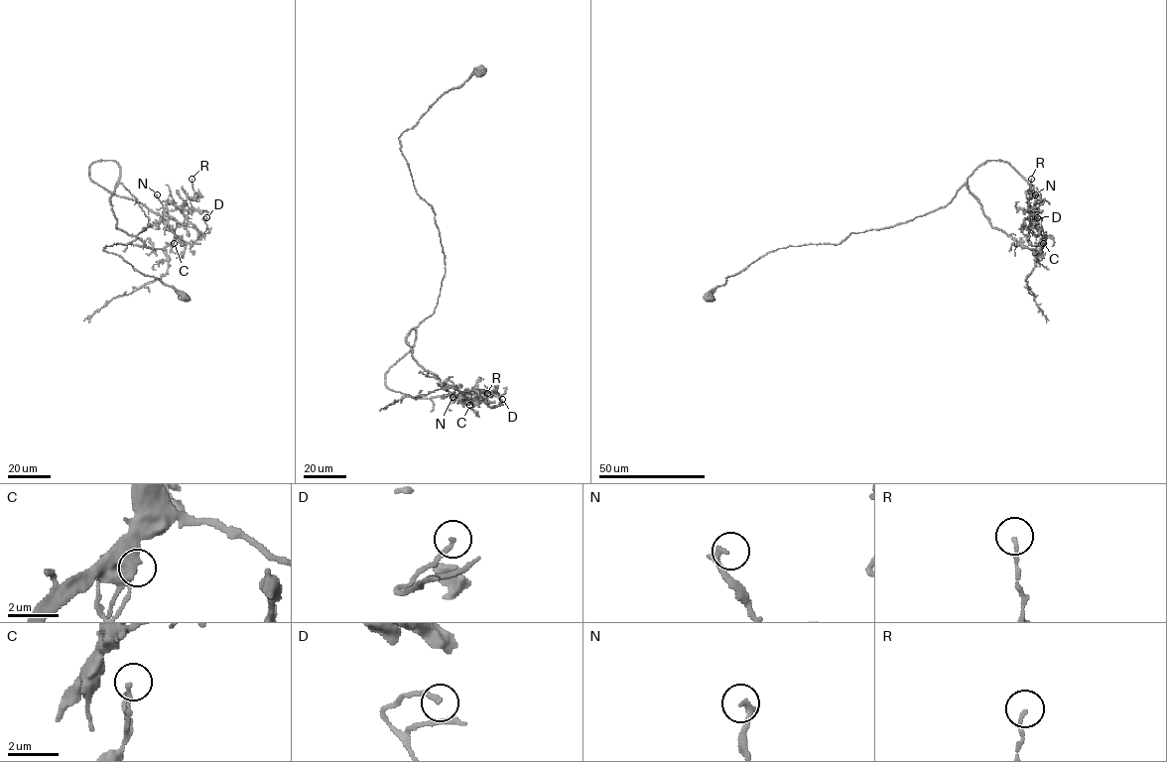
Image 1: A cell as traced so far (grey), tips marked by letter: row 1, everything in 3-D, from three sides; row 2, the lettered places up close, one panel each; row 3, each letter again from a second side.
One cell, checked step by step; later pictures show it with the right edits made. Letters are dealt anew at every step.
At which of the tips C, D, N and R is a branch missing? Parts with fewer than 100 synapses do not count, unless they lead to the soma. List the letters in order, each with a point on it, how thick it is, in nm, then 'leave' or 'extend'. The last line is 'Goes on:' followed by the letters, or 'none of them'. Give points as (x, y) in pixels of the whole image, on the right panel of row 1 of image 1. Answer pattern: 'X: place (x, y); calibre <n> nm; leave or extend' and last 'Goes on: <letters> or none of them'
C: place (1043, 243); calibre 90 nm; leave
D: place (1037, 217); calibre 170 nm; leave
N: place (1035, 194); calibre 200 nm; leave
R: place (1031, 179); calibre 130 nm; leave
Goes on: none of them

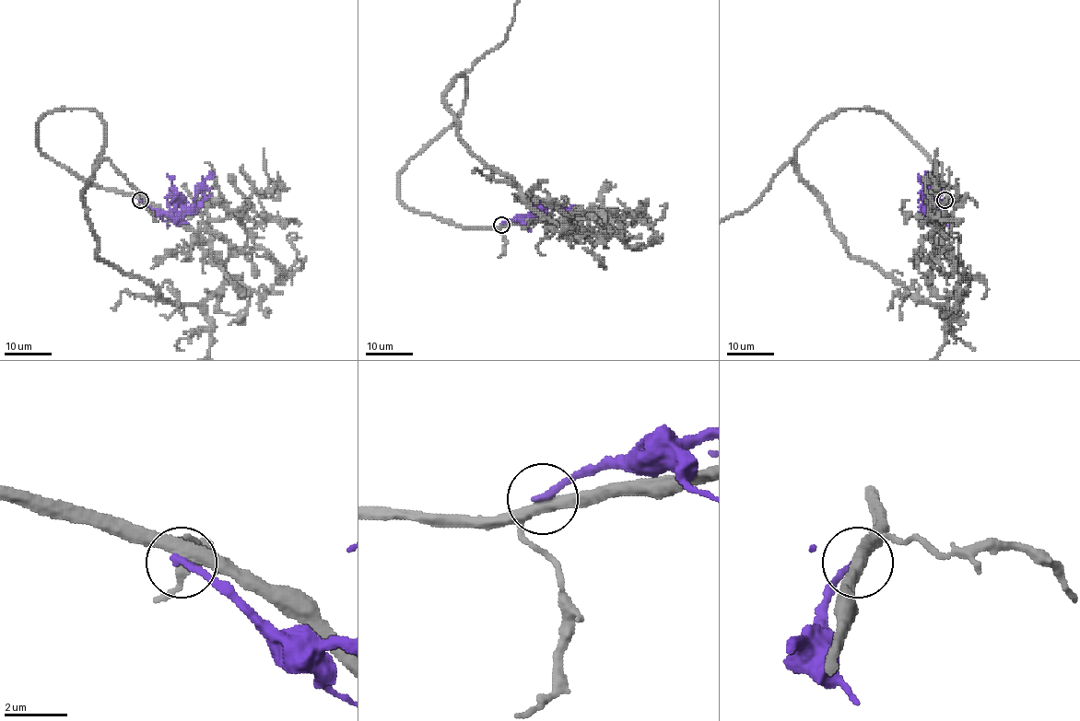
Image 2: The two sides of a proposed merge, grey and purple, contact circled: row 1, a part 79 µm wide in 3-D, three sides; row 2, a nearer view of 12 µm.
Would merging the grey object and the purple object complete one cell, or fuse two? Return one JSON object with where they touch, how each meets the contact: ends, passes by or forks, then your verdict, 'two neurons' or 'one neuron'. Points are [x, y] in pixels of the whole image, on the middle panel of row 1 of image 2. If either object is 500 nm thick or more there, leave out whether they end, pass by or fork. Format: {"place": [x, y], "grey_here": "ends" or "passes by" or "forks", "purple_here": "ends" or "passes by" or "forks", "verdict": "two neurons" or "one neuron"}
{"place": [501, 225], "grey_here": "passes by", "purple_here": "ends", "verdict": "two neurons"}

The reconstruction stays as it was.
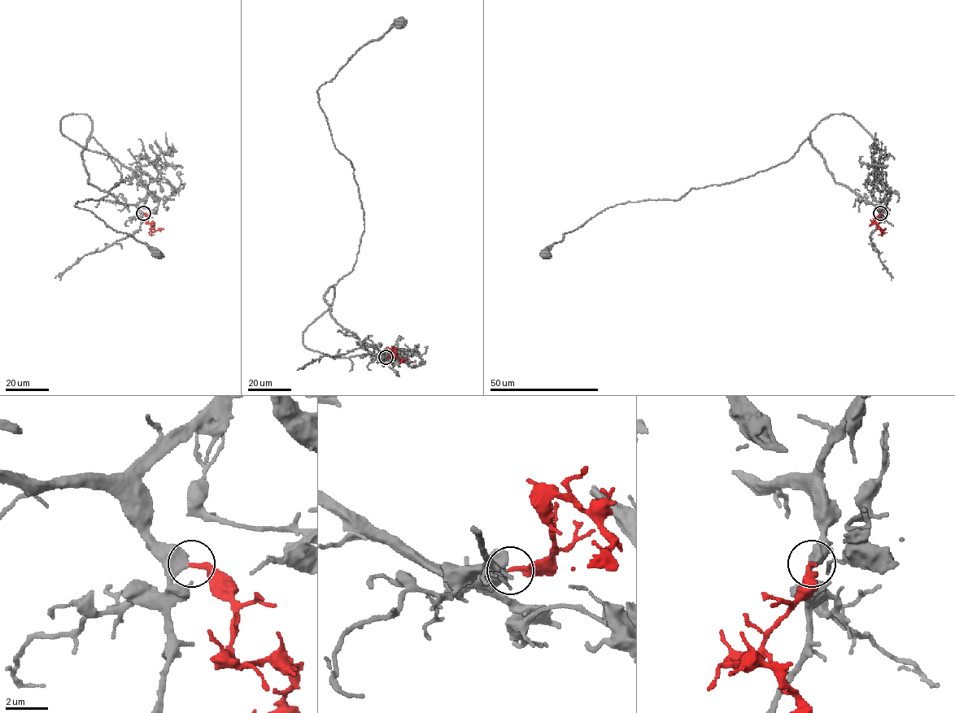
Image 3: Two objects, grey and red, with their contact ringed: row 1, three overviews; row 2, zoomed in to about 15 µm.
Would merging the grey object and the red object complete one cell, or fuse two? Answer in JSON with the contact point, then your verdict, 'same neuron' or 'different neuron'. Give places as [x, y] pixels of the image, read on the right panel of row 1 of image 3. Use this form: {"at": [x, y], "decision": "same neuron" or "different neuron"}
{"at": [880, 213], "decision": "same neuron"}

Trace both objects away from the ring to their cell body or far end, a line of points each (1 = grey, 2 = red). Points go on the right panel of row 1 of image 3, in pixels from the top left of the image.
1: (880, 213), (835, 181), (808, 136), (788, 160), (745, 178), (602, 210), (544, 254)
2: (880, 213), (873, 223), (882, 231), (881, 228)

